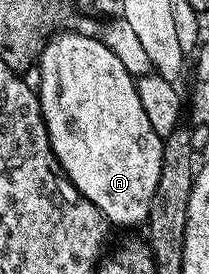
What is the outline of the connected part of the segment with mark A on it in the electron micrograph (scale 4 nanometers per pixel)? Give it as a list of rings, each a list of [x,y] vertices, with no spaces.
[[[79,29],[61,31],[52,34],[43,44],[37,64],[37,94],[53,153],[69,181],[73,181],[78,191],[101,209],[108,224],[142,228],[149,217],[153,189],[157,189],[161,177],[163,139],[153,125],[149,125],[136,80],[125,69],[121,57],[105,46],[102,38],[85,35]]]

